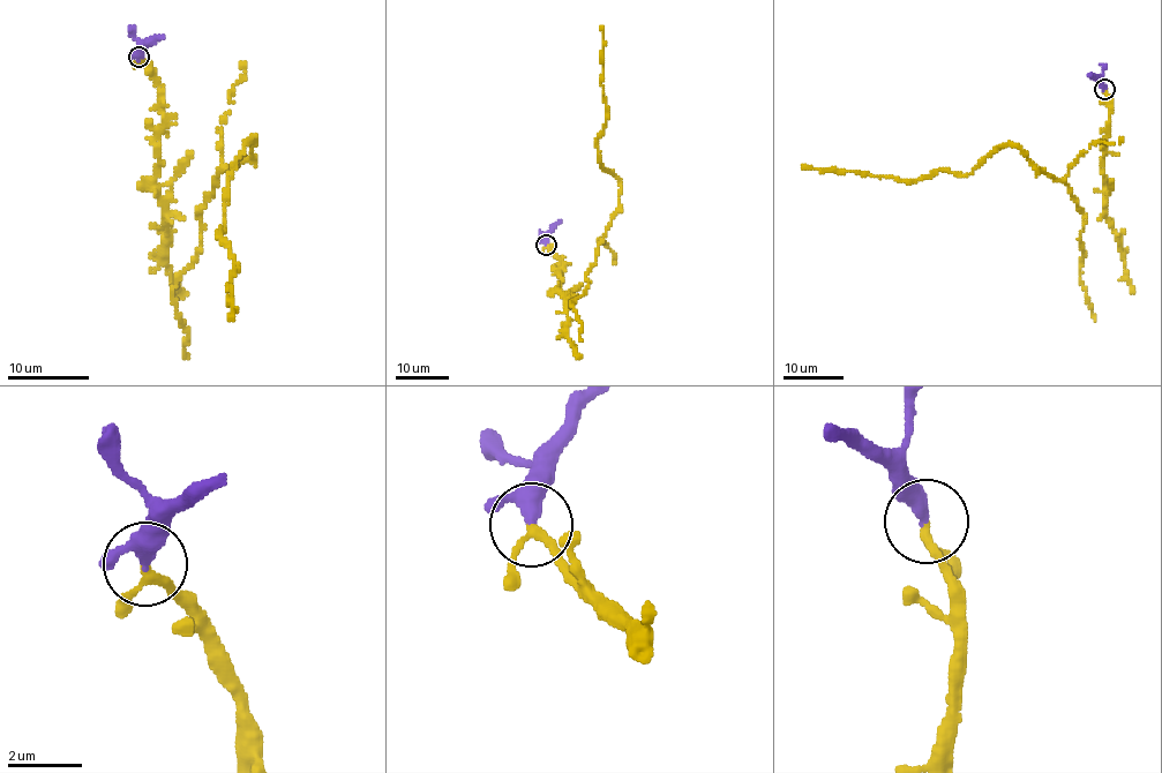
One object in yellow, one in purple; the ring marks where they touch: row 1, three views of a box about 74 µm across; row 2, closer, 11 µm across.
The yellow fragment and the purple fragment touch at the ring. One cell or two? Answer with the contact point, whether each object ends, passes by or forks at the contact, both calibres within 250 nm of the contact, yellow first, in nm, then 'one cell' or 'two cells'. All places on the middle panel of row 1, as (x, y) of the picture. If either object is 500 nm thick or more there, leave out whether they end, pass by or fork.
(546, 245) | yellow passes by | purple passes by | 190/280 nm | one cell

